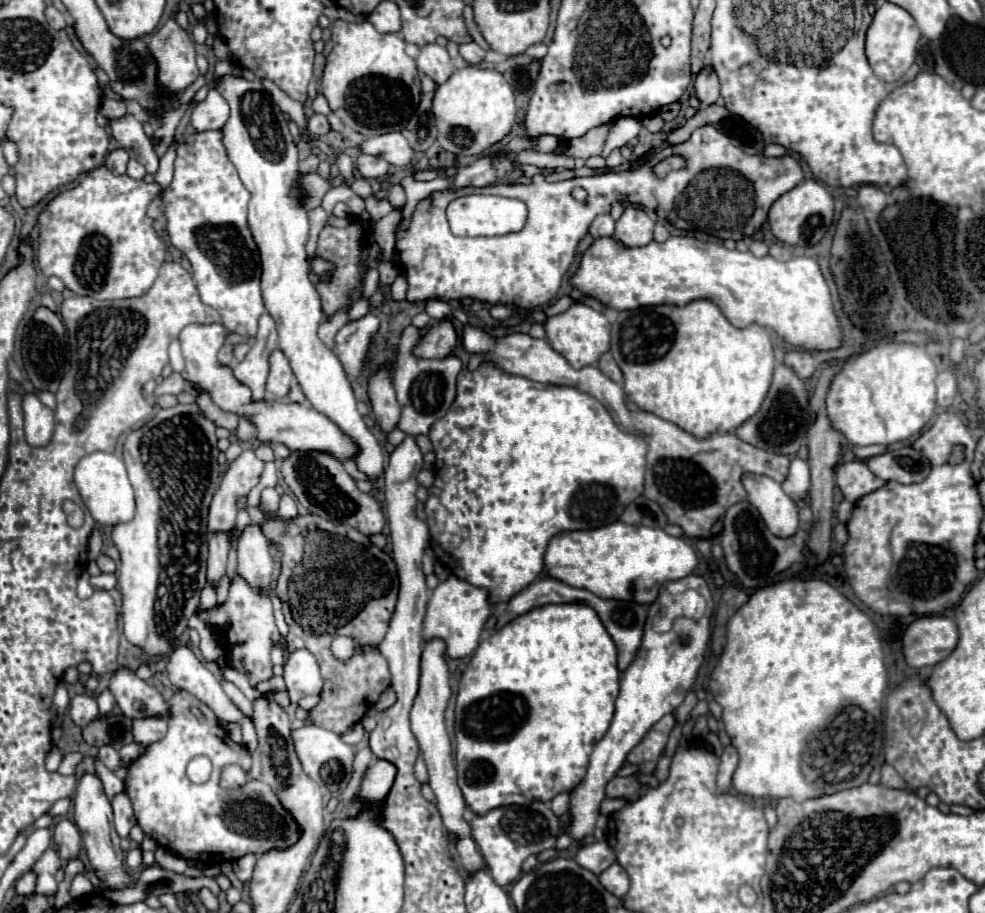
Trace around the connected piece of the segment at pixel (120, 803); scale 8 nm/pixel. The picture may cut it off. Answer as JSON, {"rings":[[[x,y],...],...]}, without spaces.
{"rings":[[[117,793],[115,797],[111,797],[111,807],[113,807],[115,829],[117,829],[119,837],[127,837],[129,831],[131,831],[131,827],[135,825],[135,817],[133,817],[131,801],[127,799],[125,793]]]}

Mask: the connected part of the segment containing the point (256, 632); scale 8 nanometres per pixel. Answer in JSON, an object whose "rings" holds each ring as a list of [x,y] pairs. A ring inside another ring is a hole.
{"rings":[[[239,575],[233,579],[231,587],[229,587],[229,599],[225,605],[219,605],[211,611],[199,613],[199,617],[207,623],[211,623],[215,629],[221,631],[227,655],[231,657],[231,667],[241,671],[241,673],[249,673],[249,681],[255,685],[259,681],[267,681],[273,677],[273,663],[271,663],[271,645],[277,645],[281,635],[275,627],[275,619],[273,619],[273,603],[269,597],[259,595],[255,589],[251,589],[247,585],[247,581],[243,581]]]}

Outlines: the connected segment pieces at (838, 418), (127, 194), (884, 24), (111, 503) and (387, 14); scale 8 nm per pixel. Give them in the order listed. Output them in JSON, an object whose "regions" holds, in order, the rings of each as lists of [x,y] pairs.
{"regions":[[[[883,343],[865,353],[861,353],[855,361],[849,361],[841,373],[833,379],[831,391],[827,397],[827,413],[835,429],[839,429],[849,443],[855,447],[865,445],[891,445],[895,441],[905,441],[911,435],[921,433],[921,429],[931,421],[935,413],[935,377],[937,367],[933,359],[921,345],[913,343]]],[[[97,167],[93,169],[91,173],[87,173],[71,191],[63,191],[59,193],[49,205],[47,209],[39,215],[39,229],[41,229],[41,235],[39,235],[39,253],[37,253],[37,263],[39,263],[39,269],[43,271],[43,275],[51,277],[59,277],[67,289],[71,289],[75,295],[89,295],[89,297],[95,297],[95,299],[127,299],[127,297],[141,297],[149,291],[149,287],[153,285],[153,281],[157,279],[157,273],[159,273],[159,267],[163,265],[165,261],[165,243],[163,239],[157,235],[155,227],[151,227],[151,219],[147,219],[147,207],[149,203],[155,199],[155,195],[159,193],[159,185],[157,183],[145,183],[145,181],[135,181],[131,179],[129,175],[113,175],[107,167]]],[[[879,3],[865,37],[865,55],[875,75],[887,83],[901,79],[915,61],[919,37],[921,37],[919,27],[905,9],[893,3]]],[[[97,451],[97,453],[83,457],[75,467],[75,485],[97,523],[113,527],[117,523],[125,523],[133,519],[133,513],[135,513],[133,487],[127,479],[123,461],[115,453]]],[[[381,1],[375,11],[367,15],[367,21],[373,23],[379,33],[397,33],[401,29],[401,13],[393,1]]]]}

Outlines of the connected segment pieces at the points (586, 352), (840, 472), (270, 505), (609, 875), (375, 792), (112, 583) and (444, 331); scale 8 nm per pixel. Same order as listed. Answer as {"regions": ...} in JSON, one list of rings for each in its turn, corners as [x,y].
{"regions":[[[[573,303],[567,311],[549,317],[545,323],[545,333],[547,341],[559,355],[563,355],[571,367],[581,369],[585,365],[595,365],[603,353],[609,351],[609,333],[611,333],[611,323],[609,319],[601,313],[591,309],[589,305]]],[[[849,461],[835,467],[835,485],[843,493],[845,501],[857,503],[863,495],[869,495],[871,491],[883,487],[885,481],[873,475],[867,469],[865,461]]],[[[263,489],[261,507],[267,509],[267,511],[277,511],[279,509],[279,495],[277,495],[275,489]]],[[[613,863],[609,869],[605,869],[601,875],[599,875],[599,881],[603,883],[603,887],[607,891],[611,891],[613,895],[617,897],[623,897],[627,891],[629,891],[629,879],[627,879],[627,873],[623,871],[623,867],[619,863]]],[[[377,759],[365,773],[365,779],[359,789],[359,797],[365,801],[383,801],[393,785],[395,767],[389,761]]],[[[97,575],[97,577],[91,577],[91,585],[95,589],[115,589],[117,587],[117,577],[115,575]]],[[[441,321],[419,341],[415,347],[415,355],[423,359],[443,359],[459,345],[457,331],[453,329],[451,321]]]]}

